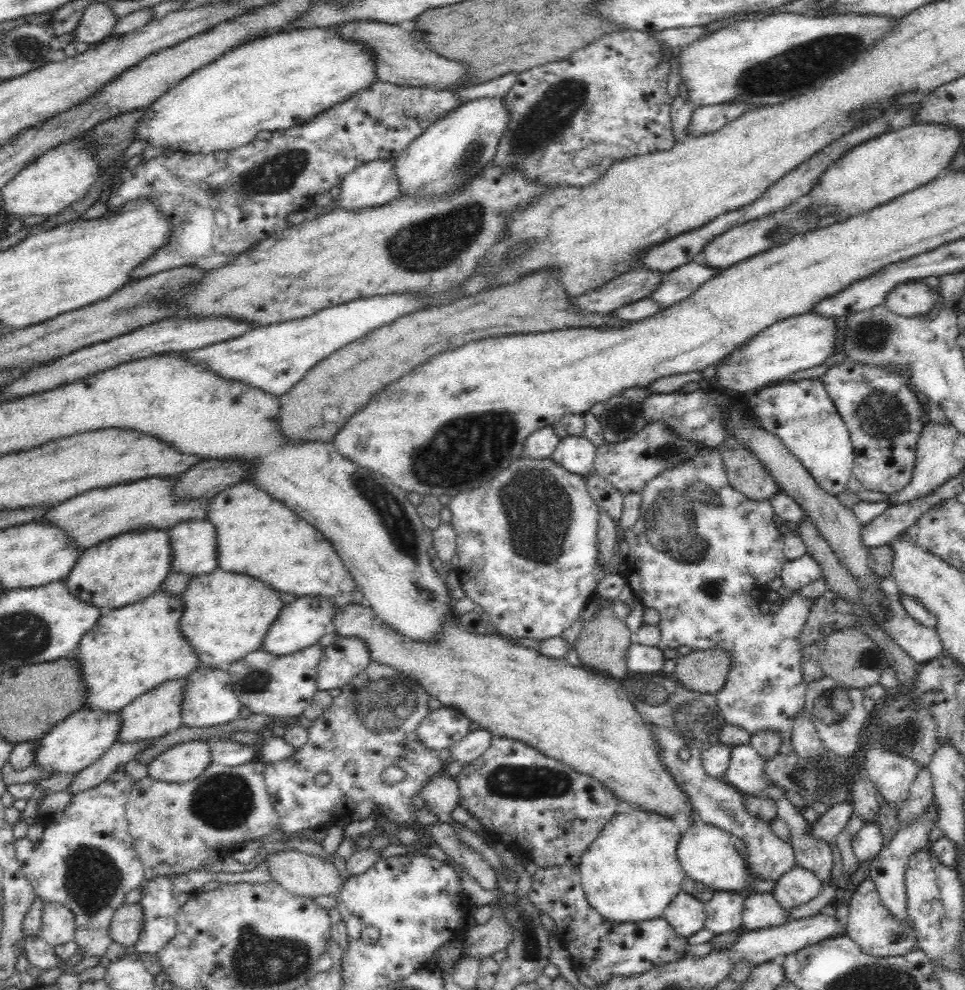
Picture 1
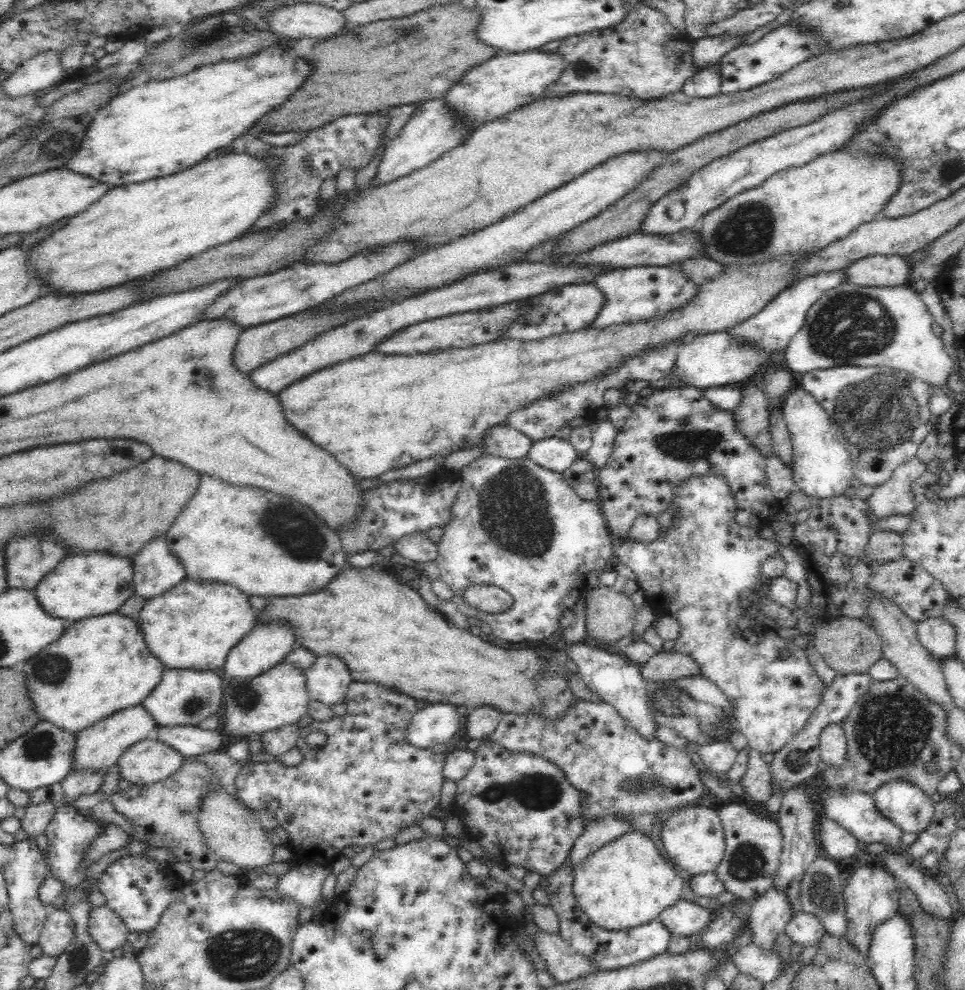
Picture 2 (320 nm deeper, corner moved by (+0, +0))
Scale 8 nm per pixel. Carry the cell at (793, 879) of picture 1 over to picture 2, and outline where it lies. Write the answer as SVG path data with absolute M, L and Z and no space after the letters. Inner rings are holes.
M770 887L751 901L751 912L746 920L751 942L764 951L774 951L776 937L785 930L790 919L788 897Z

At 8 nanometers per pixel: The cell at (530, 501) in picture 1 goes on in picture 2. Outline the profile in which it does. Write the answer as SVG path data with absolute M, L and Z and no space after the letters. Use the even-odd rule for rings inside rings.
M482 454L481 457L475 458L471 463L464 466L458 475L461 477L462 488L452 505L451 519L443 528L443 535L440 541L437 542L438 558L435 560L440 571L440 578L454 591L453 602L456 603L458 610L462 614L467 617L479 618L481 621L488 623L493 630L493 638L502 638L502 640L508 640L508 642L522 642L522 640L540 641L548 638L548 636L552 636L553 632L556 632L558 628L558 620L560 620L562 612L568 609L572 610L577 600L586 590L586 574L590 570L605 569L606 564L610 562L610 558L614 555L612 543L610 542L610 532L606 526L598 501L583 500L568 486L568 483L564 482L564 478L560 476L560 473L542 468L540 465L532 462L527 456L522 458L522 460L512 460ZM473 583L491 584L503 588L512 596L512 606L506 612L499 612L498 614L482 612L470 606L463 597L463 593L465 588Z

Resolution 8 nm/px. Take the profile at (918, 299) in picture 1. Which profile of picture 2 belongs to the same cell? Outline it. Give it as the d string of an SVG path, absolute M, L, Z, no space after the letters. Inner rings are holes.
M875 255L852 262L842 269L845 282L870 287L910 285L910 263L899 255Z

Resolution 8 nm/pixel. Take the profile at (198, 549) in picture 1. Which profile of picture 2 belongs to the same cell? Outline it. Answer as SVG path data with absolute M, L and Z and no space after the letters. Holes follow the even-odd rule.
M158 535L131 558L134 594L148 600L170 590L186 576L182 563L170 553L164 536Z

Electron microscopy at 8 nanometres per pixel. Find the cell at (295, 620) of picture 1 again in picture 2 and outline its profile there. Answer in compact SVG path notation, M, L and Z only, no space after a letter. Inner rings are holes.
M288 623L258 624L248 634L244 634L238 644L230 648L219 672L225 681L235 678L254 678L270 670L275 664L281 663L284 656L295 647L294 629Z

